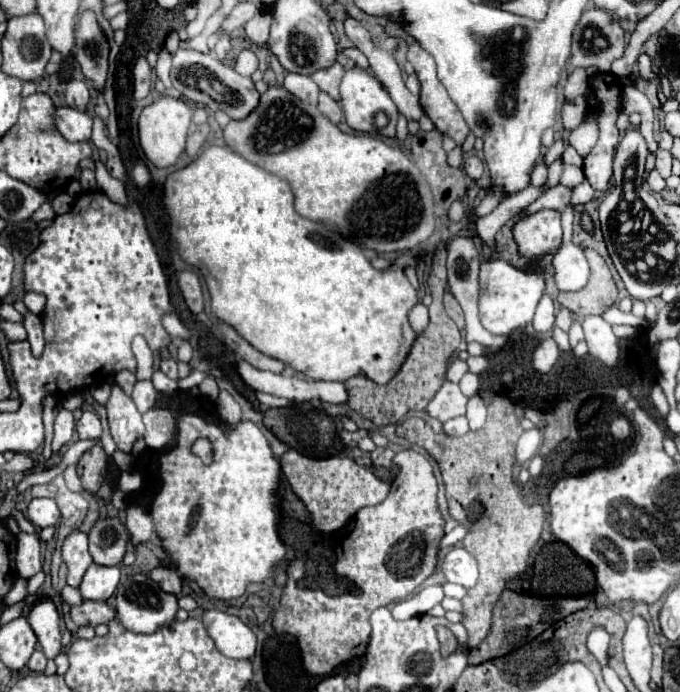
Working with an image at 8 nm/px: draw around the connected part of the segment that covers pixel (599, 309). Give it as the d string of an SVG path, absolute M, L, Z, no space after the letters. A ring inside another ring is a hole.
M583 249L583 251L591 265L589 283L577 293L559 293L557 301L569 311L573 311L577 317L603 315L605 309L615 303L617 287L603 257L593 249Z

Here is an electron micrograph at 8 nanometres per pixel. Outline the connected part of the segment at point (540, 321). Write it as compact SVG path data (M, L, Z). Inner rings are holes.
M543 295L541 301L539 301L539 305L537 305L535 317L533 317L533 329L539 331L539 333L545 333L545 331L553 329L553 323L555 323L553 301L551 301L549 295Z

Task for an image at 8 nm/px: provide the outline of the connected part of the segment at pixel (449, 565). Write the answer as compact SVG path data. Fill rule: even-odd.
M453 547L443 559L441 569L449 583L463 585L465 589L471 589L477 583L477 561L463 547Z

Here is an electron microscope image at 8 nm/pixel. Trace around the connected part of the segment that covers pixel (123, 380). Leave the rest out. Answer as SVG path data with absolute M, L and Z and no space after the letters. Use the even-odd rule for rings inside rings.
M119 371L119 373L115 375L115 383L117 383L127 395L131 395L135 381L137 381L137 379L135 379L135 375L133 375L131 371Z

